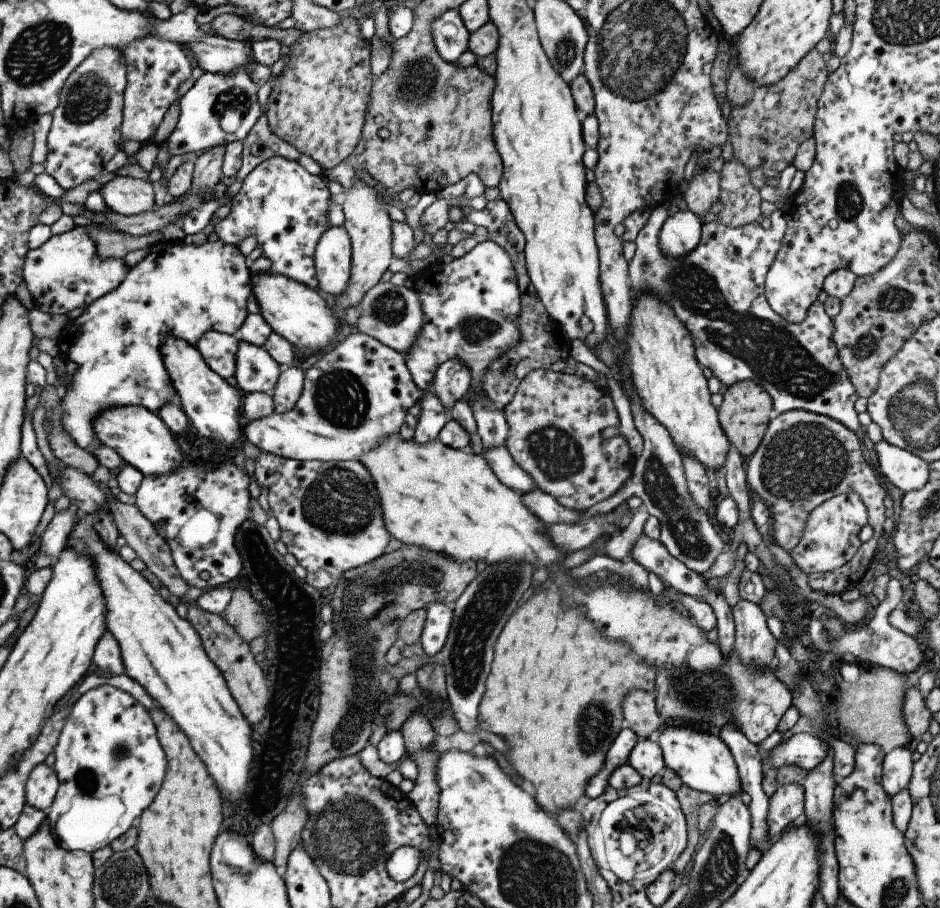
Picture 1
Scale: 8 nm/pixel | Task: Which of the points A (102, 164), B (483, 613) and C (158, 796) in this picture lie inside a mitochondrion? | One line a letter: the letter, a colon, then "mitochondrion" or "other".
A: other
B: mitochondrion
C: other

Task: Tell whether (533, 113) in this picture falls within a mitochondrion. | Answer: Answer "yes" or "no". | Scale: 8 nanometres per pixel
no

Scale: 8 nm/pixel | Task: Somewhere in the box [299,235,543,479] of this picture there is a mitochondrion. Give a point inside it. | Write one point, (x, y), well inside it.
(343, 401)

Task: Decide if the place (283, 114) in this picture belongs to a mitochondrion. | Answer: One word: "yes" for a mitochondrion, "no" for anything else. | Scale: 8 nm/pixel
no

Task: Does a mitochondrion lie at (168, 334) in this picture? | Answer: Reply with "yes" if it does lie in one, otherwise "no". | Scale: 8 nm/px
no

